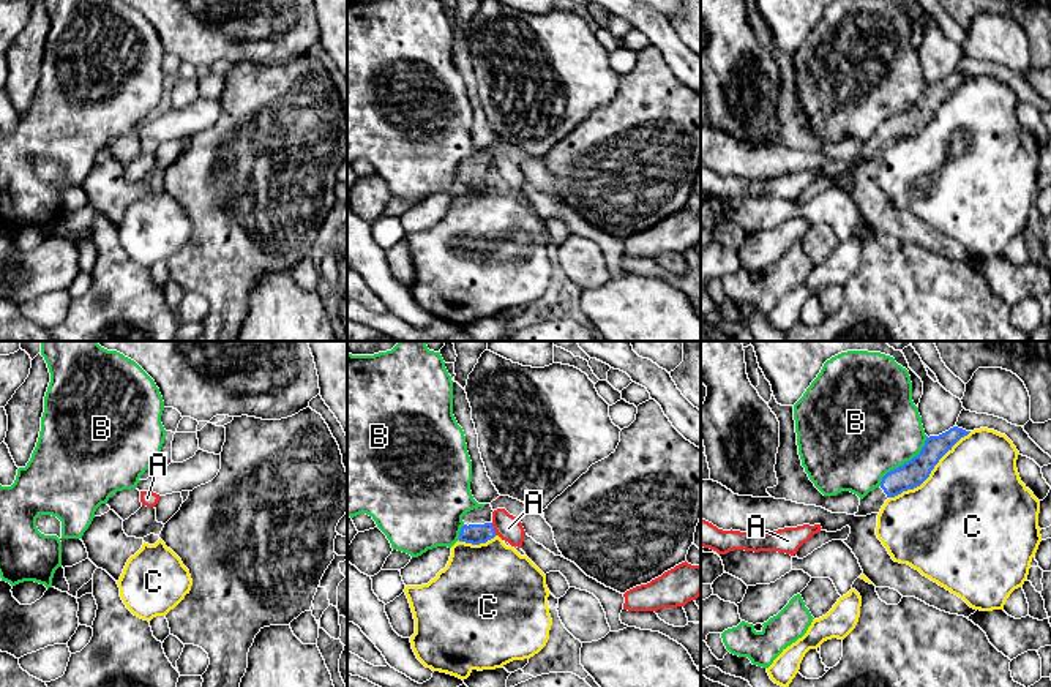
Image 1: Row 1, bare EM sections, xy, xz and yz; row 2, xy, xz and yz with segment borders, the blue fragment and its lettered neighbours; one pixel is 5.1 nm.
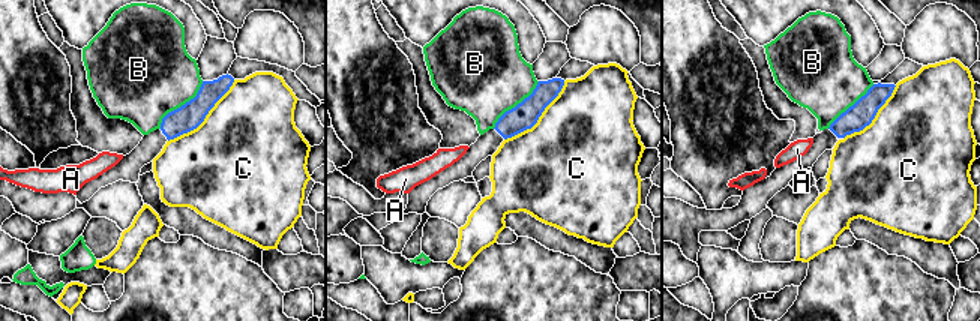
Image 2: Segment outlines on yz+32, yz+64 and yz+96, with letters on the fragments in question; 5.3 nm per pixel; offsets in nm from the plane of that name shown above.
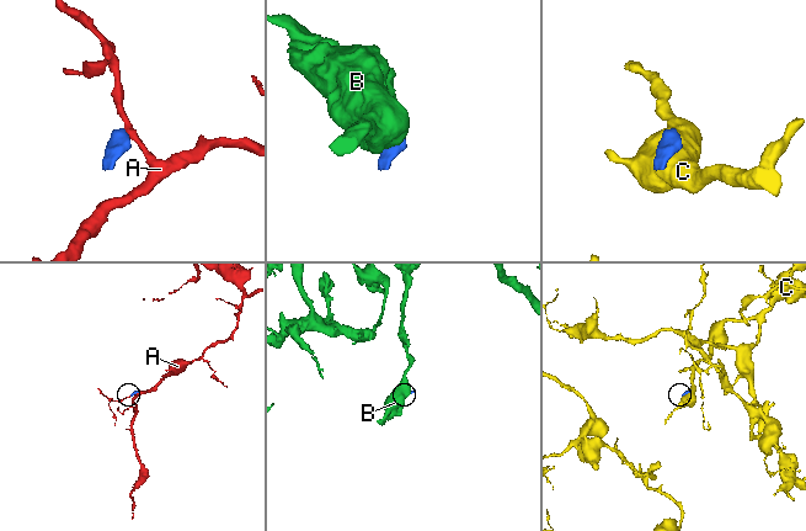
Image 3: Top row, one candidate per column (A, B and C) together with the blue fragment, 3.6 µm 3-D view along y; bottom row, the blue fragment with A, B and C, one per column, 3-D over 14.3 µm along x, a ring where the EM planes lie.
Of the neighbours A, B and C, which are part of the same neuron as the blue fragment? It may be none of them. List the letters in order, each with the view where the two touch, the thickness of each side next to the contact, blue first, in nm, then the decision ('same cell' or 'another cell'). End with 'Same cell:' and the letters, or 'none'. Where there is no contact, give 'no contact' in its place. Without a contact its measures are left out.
A: xz | 110/140 nm | another cell
B: yz | 140/480 nm | another cell
C: yz | 140/500 nm | another cell
Same cell: none

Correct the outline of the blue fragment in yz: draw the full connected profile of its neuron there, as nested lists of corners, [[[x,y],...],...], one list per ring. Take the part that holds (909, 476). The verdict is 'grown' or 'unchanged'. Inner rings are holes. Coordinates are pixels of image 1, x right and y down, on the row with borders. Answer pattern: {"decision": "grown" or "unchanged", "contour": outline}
{"decision": "grown", "contour": [[[953,426],[939,436],[929,436],[920,453],[903,466],[887,472],[877,488],[860,499],[855,516],[879,513],[888,497],[895,497],[903,491],[920,486],[931,474],[939,460],[952,450],[952,447],[971,431]]]}

